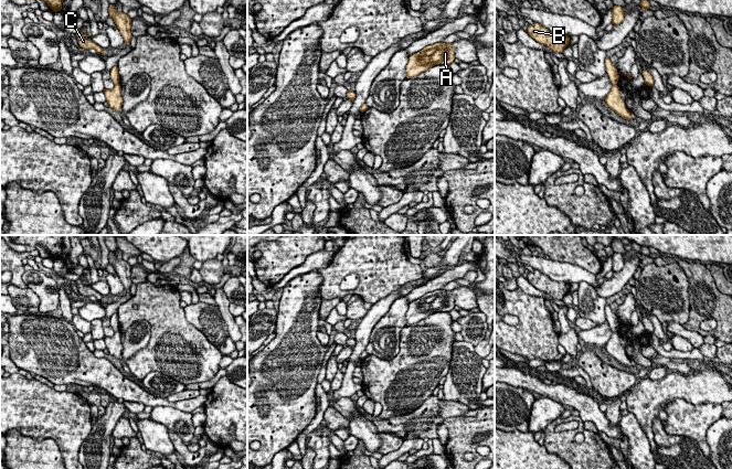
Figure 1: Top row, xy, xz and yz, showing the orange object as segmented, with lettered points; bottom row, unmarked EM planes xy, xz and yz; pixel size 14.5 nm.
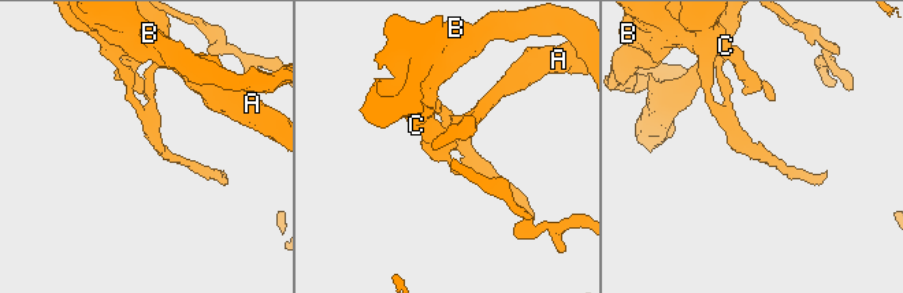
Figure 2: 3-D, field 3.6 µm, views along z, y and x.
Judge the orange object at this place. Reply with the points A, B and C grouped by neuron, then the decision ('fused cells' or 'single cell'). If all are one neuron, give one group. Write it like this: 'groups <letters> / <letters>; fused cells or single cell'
groups A / B C; fused cells

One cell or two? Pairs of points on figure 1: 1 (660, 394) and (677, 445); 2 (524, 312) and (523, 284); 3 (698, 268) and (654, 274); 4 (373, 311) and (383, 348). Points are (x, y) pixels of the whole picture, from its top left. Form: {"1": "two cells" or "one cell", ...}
{"1": "two cells", "2": "two cells", "3": "two cells", "4": "two cells"}

